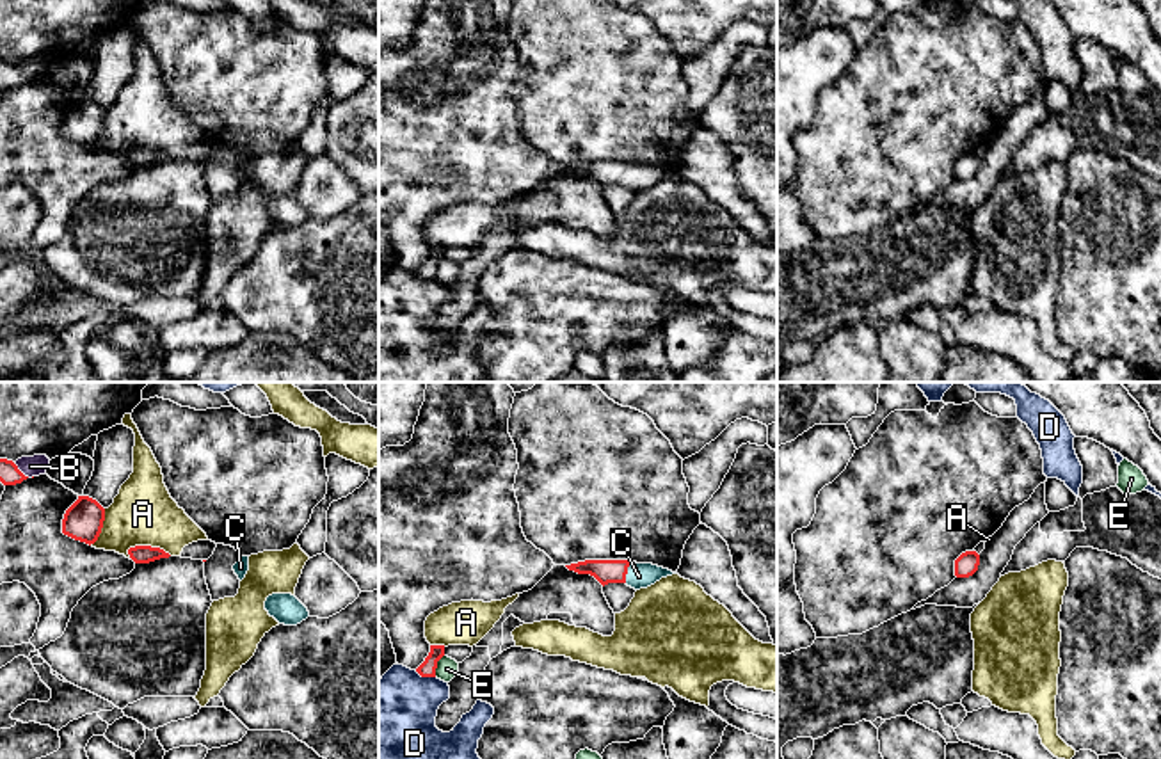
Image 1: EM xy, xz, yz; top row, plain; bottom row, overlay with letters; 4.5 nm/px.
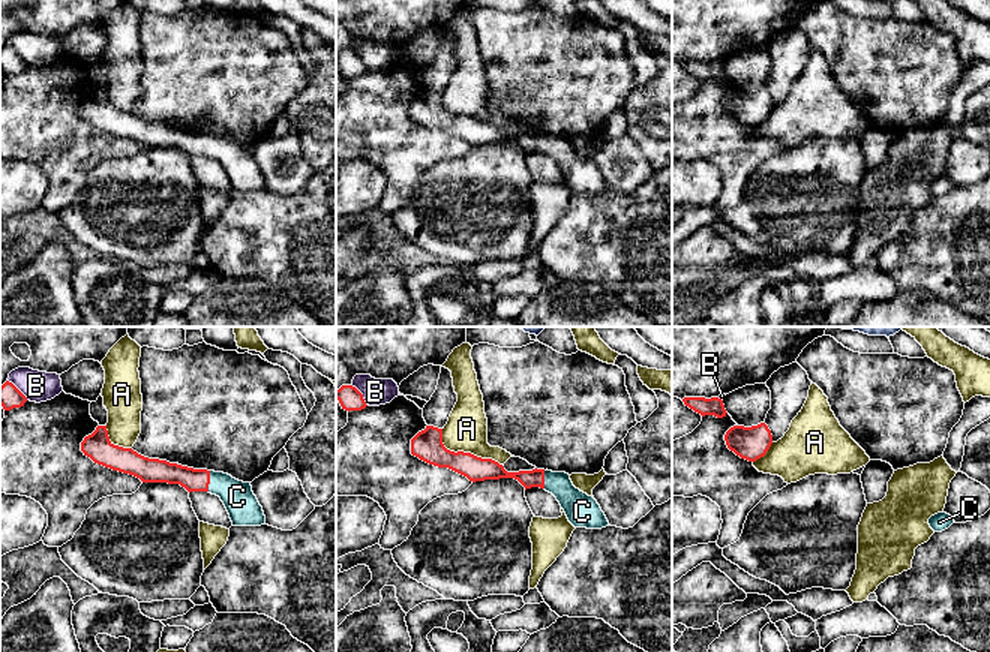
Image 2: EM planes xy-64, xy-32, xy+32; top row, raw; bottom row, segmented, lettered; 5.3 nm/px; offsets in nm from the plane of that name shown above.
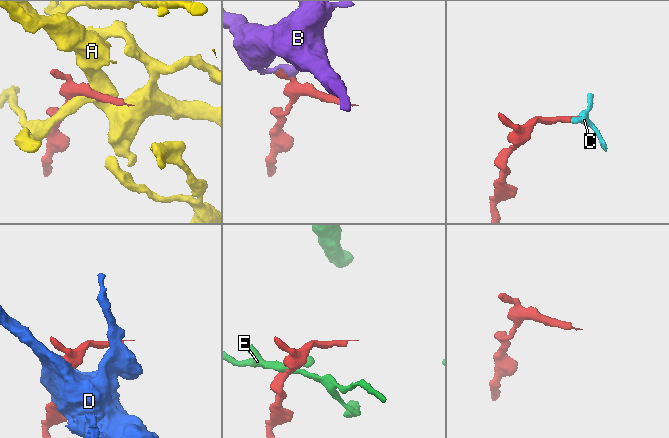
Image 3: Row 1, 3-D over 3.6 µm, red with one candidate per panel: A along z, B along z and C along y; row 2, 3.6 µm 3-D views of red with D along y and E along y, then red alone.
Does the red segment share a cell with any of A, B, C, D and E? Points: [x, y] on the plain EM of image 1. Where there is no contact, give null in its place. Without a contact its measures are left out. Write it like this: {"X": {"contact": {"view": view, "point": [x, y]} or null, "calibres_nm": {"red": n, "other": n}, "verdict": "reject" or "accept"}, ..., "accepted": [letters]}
{"A": {"contact": {"view": "xy", "point": [150, 148]}, "calibres_nm": {"red": 80, "other": 280}, "verdict": "reject"}, "B": {"contact": {"view": "xy", "point": [22, 75]}, "calibres_nm": {"red": 100, "other": 100}, "verdict": "reject"}, "C": {"contact": {"view": "xz", "point": [626, 175]}, "calibres_nm": {"red": 110, "other": 110}, "verdict": "accept"}, "D": {"contact": {"view": "xz", "point": [425, 278]}, "calibres_nm": {"red": 80, "other": 380}, "verdict": "reject"}, "E": {"contact": {"view": "xz", "point": [436, 267]}, "calibres_nm": {"red": 80, "other": 100}, "verdict": "reject"}, "accepted": ["C"]}

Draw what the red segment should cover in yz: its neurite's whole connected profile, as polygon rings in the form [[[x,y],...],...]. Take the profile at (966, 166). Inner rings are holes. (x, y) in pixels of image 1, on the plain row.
[[[965,153],[955,162],[955,178],[969,180],[978,172],[980,156],[976,153]]]

